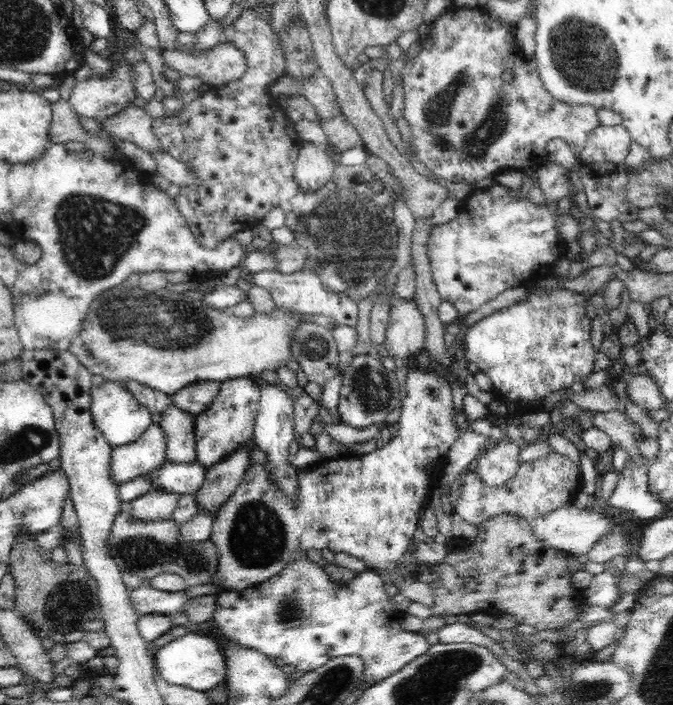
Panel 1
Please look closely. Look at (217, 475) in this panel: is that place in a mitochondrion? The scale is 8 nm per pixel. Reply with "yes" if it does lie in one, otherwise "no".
no

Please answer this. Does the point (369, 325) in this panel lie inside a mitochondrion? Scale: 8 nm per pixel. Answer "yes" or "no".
no

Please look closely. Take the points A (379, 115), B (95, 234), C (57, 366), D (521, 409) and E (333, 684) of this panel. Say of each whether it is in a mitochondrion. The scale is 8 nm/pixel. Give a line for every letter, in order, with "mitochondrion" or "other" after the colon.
A: other
B: mitochondrion
C: other
D: other
E: mitochondrion

